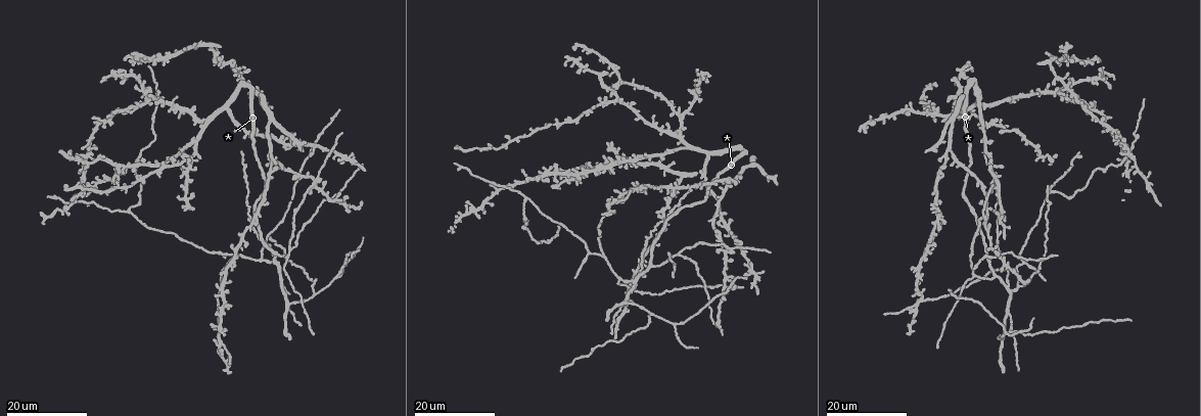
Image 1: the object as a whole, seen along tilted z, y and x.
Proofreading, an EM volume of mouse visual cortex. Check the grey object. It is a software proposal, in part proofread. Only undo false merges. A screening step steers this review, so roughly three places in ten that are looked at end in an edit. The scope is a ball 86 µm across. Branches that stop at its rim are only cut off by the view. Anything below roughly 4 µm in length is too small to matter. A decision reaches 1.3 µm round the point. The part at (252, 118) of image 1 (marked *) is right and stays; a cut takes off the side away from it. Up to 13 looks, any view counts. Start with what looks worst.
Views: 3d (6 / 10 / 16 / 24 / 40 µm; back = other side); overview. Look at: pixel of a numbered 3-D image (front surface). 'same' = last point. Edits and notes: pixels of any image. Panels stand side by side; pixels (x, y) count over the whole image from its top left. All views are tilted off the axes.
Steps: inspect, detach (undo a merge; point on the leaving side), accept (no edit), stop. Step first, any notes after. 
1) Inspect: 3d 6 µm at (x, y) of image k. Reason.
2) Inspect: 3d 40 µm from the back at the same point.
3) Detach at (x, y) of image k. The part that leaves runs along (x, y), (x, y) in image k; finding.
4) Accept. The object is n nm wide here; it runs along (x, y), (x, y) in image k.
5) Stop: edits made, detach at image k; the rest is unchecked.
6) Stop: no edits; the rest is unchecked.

Inspect: 3d 24 µm at (982, 216) of image 1. Branch point.

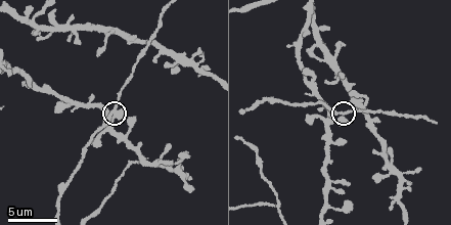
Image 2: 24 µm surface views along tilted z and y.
Inspect: 3d 10 µm at (341, 116) of image 2.

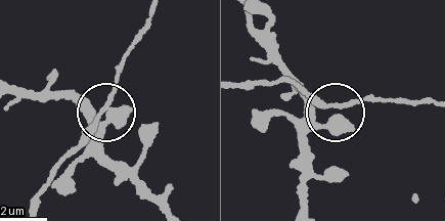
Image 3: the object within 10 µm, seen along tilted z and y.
Accept. The side arm is 15 µm long; 3 arms meet here; all the same cell.

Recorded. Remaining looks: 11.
Inspect: 3d 24 µm at (1008, 288) of image 1. Three arms meet.

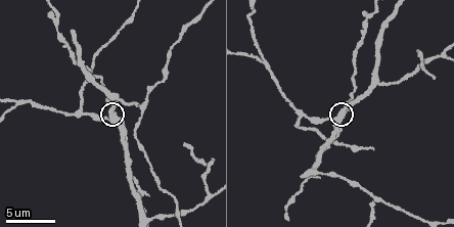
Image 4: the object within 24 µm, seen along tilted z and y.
Inspect: 3d 10 µm at the same point. Zoom in.

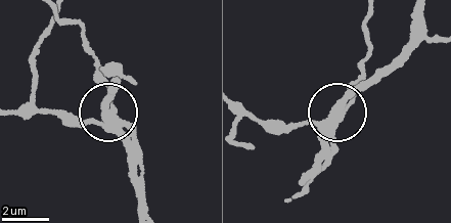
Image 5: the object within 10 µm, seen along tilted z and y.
Accept. The side arm is 41 µm long; one cell here.

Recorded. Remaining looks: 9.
Inspect: 3d 10 µm at (265, 62) of image 4. Three-way junction.

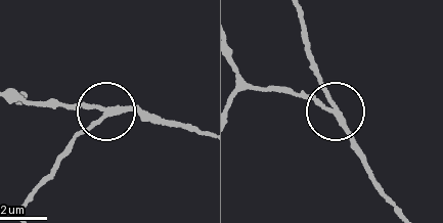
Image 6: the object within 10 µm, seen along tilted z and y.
Accept. It runs along (198, 130), (108, 113), (68, 145) in image 6; one cell here.

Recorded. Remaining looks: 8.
Inspect: 3d 16 µm at (922, 298) of image 1. Looks like a crossing.

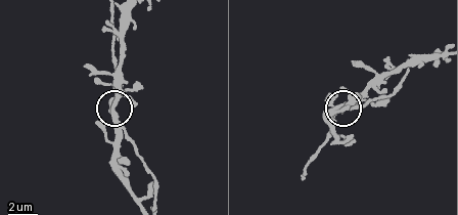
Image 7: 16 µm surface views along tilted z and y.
Inspect: 3d 10 µm at (112, 115) of image 7. Zoom in.

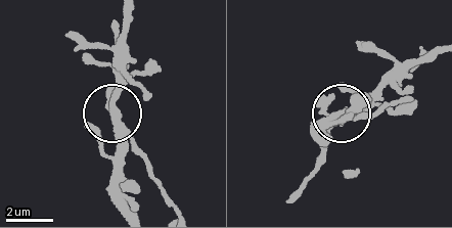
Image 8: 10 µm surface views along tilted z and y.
Accept. Continuous, no second cell.

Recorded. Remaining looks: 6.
Inspect: 3d 16 µm at (127, 76) of image 1. Four or more arms meet.

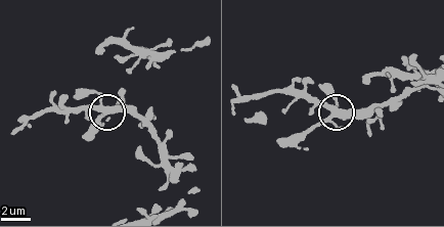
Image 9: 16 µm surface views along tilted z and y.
Inspect: 3d 10 µm at (109, 111) of image 9.

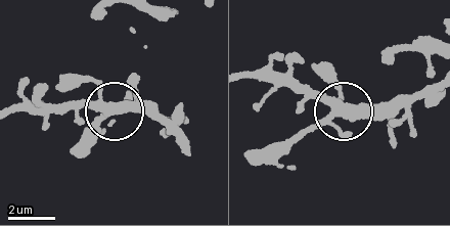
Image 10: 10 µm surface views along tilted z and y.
Accept. 5 arms meet here; one cell here.

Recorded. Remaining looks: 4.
Inspect: 3d 24 µm at (587, 253) of image 1. Arms part here.

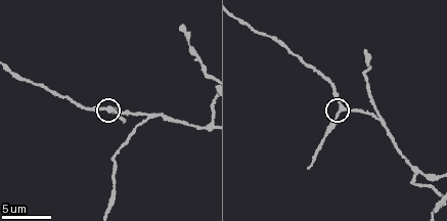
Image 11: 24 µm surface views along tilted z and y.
Inspect: 3d 10 µm at (340, 109) of image 11.

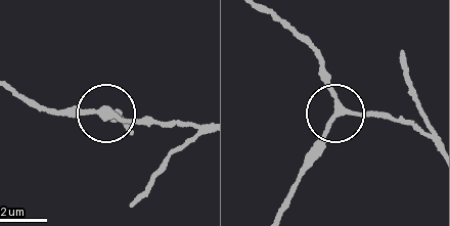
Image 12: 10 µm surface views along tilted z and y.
Inspect: 3d 6 µm at (108, 110) of image 12.

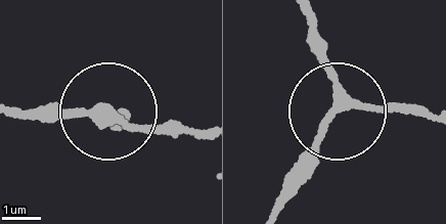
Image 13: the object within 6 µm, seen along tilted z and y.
Accept. 3 arms meet here; it runs along (430, 121), (341, 105), (312, 171), (280, 204) in image 13; continuous, no second cell.

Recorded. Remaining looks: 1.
Stop: no edits; the rest is unchecked.

